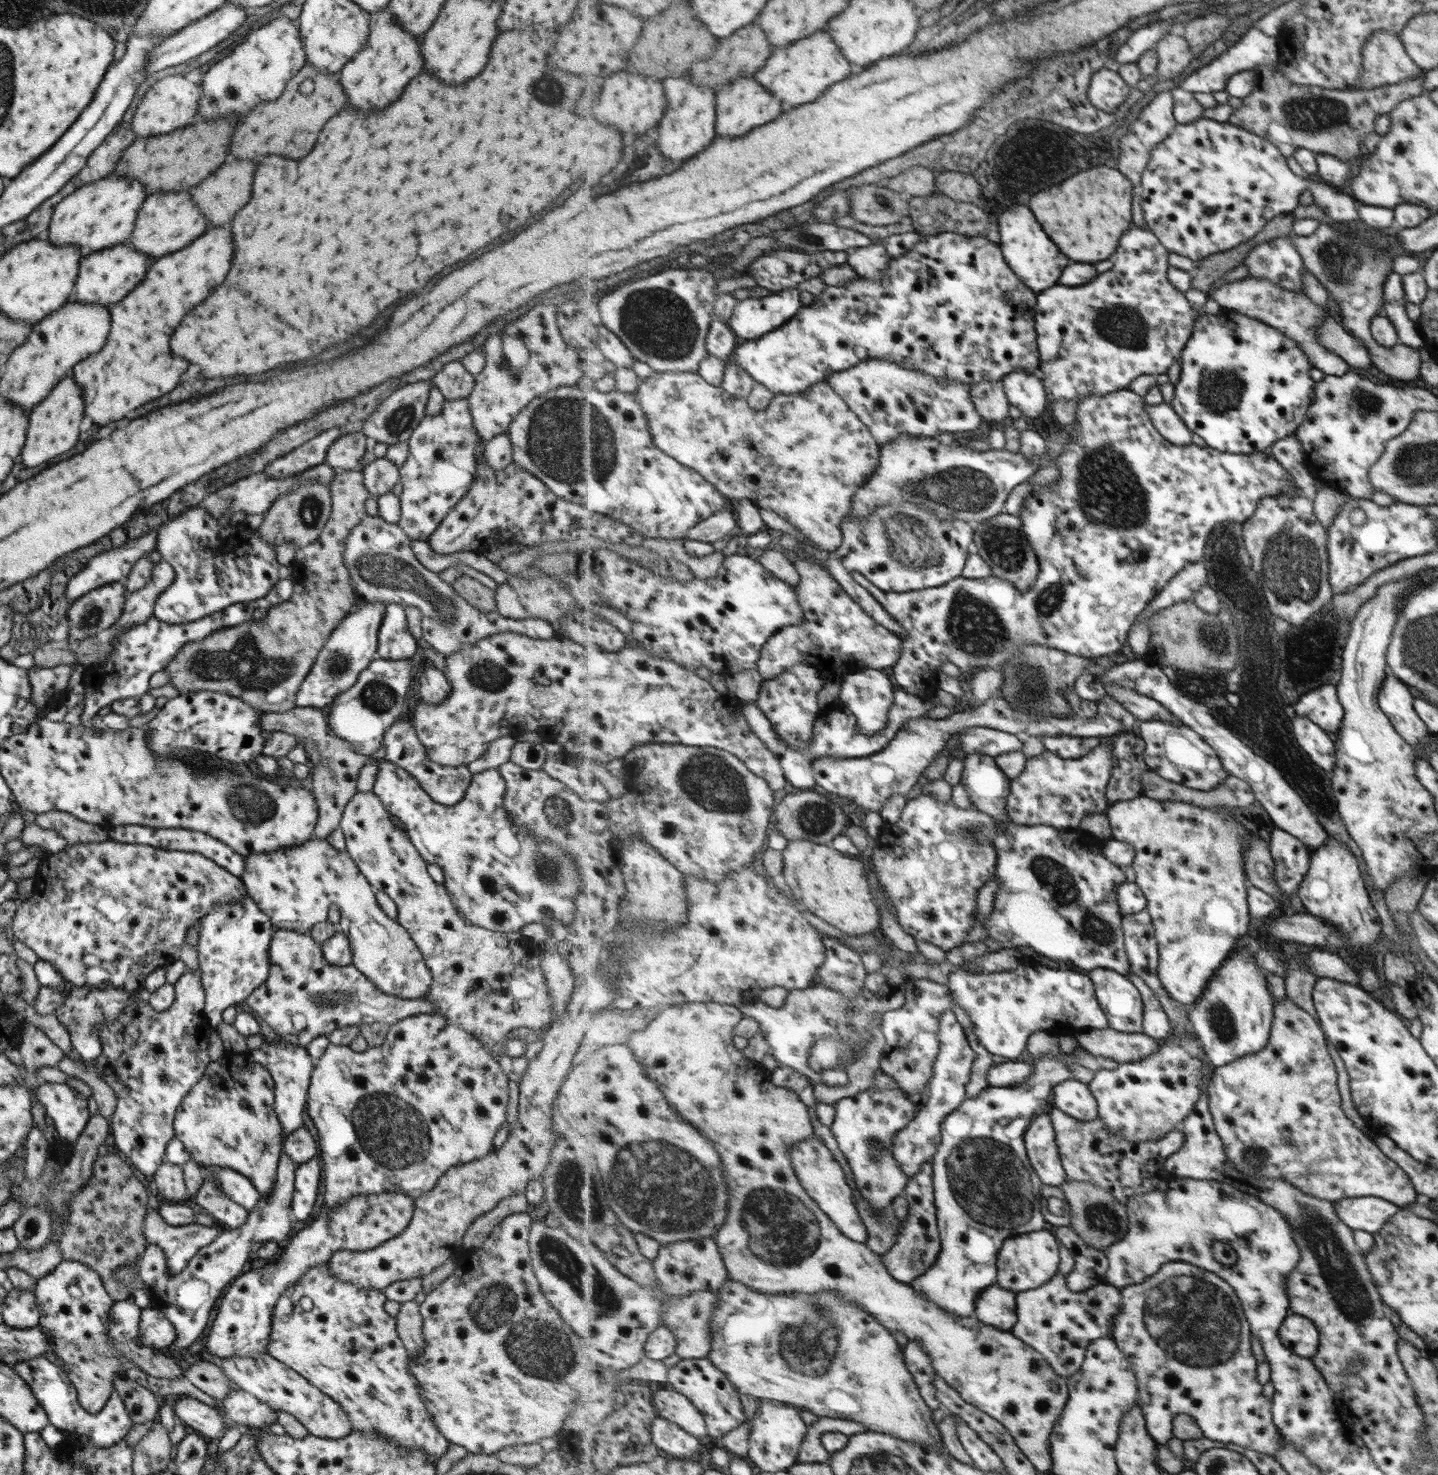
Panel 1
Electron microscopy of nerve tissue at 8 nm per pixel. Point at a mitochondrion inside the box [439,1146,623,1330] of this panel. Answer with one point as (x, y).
(578, 1199)

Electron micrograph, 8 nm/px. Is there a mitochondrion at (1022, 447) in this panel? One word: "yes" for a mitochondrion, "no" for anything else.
no

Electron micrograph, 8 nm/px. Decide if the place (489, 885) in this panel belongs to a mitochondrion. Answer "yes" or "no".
no

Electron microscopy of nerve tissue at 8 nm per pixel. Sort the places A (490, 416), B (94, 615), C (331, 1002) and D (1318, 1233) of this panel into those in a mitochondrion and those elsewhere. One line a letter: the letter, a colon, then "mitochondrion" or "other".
A: other
B: mitochondrion
C: mitochondrion
D: mitochondrion

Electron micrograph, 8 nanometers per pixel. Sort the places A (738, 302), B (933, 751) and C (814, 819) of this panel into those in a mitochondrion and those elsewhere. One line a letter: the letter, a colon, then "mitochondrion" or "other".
A: other
B: other
C: mitochondrion

